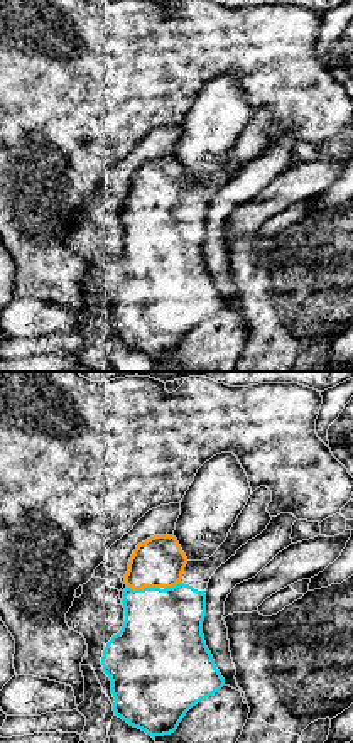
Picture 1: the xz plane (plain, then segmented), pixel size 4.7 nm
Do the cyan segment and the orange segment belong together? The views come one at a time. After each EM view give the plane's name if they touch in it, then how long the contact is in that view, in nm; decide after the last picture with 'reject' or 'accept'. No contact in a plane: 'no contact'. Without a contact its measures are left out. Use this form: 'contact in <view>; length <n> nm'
contact in xz; length 150 nm

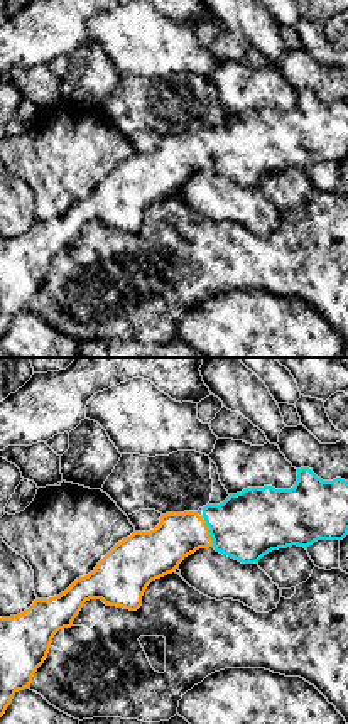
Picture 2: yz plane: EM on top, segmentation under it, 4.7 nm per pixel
contact in yz; length 140 nm

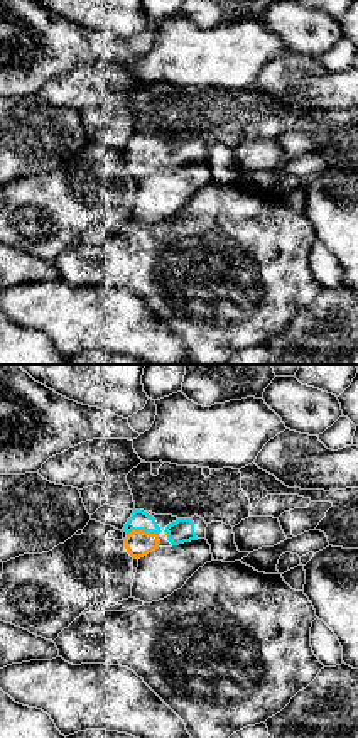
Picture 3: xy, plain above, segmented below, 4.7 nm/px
contact in xy; length 160 nm

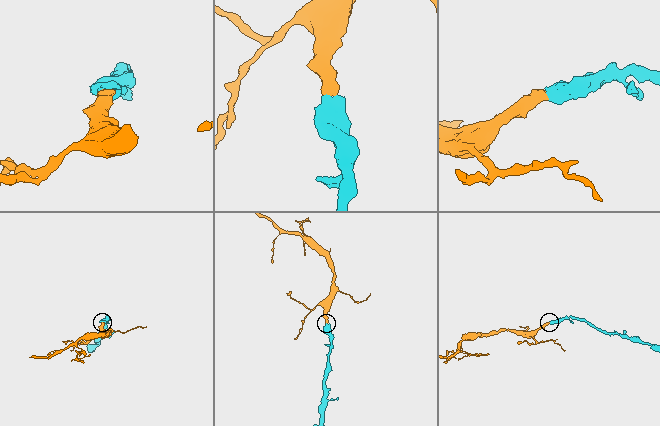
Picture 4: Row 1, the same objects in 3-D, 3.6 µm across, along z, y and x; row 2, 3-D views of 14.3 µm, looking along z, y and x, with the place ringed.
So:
accept

